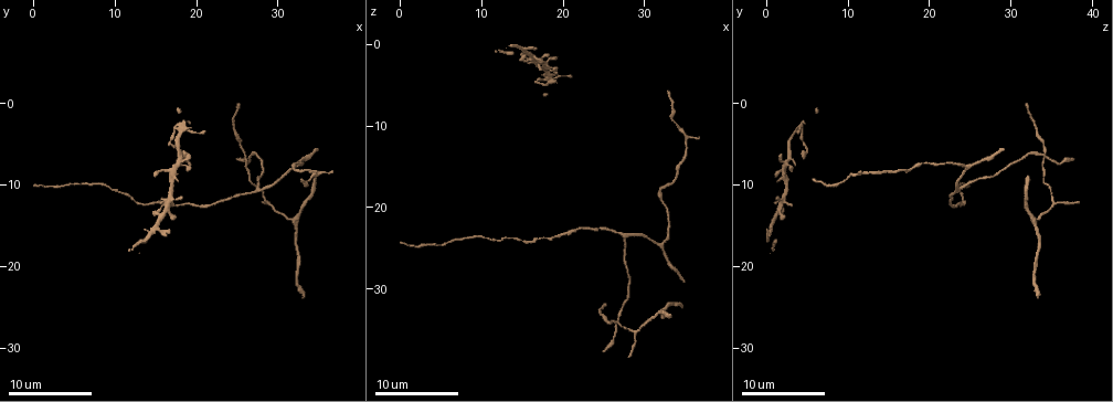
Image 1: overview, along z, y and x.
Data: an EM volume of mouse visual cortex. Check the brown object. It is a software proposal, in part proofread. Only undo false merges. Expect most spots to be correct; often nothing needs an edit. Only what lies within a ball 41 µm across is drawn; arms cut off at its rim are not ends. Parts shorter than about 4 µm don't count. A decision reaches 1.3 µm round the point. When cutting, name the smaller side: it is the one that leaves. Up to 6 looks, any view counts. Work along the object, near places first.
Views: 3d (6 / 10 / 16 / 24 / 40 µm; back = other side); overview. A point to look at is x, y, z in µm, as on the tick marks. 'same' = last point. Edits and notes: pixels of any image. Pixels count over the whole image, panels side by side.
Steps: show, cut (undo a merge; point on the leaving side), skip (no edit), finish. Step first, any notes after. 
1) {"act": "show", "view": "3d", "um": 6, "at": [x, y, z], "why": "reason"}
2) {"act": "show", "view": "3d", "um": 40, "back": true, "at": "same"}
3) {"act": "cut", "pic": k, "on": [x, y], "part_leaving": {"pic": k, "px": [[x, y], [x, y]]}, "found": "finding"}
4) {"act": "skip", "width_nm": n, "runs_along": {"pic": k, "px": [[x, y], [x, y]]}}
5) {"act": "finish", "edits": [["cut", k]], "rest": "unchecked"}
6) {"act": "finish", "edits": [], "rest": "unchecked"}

{"act": "show", "view": "3d", "um": 16, "at": [14.5, 12.0, 24.0], "why": "calibre changes"}

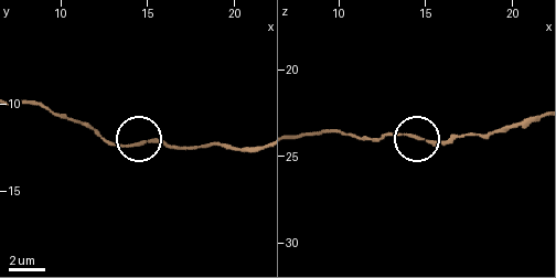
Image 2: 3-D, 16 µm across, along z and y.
{"act": "show", "view": "3d", "um": 6, "at": [14.7, 12.3, 23.9]}

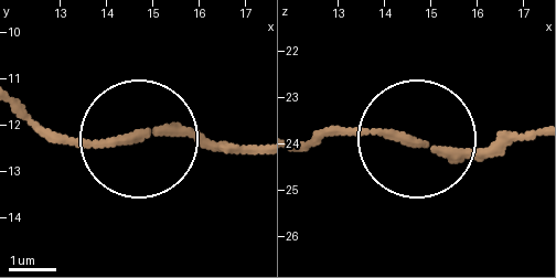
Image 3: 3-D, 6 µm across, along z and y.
{"act": "skip", "runs_along": {"pic": 3, "px": [[536, 128], [464, 152], [359, 128], [314, 136]]}, "found": "all the same cell"}

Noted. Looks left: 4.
{"act": "show", "view": "3d", "um": 6, "at": [19.5, 12.5, 23.0], "why": "thick turns thin"}

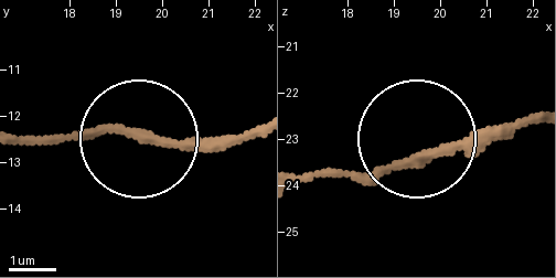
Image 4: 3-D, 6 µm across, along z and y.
{"act": "skip", "width_nm": 190, "found": "continuous, no second cell"}

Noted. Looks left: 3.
{"act": "show", "view": "3d", "um": 10, "at": [32.0, 8.0, 24.5], "why": "three arms meet"}

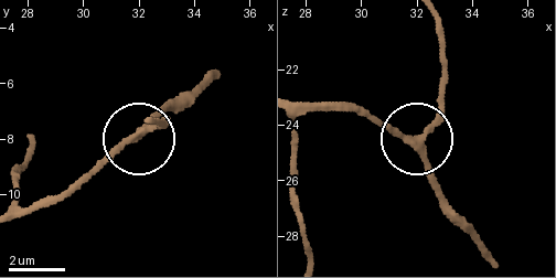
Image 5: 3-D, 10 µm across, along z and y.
{"act": "show", "view": "3d", "um": 10, "back": true, "at": [32.0, 7.9, 24.8]}

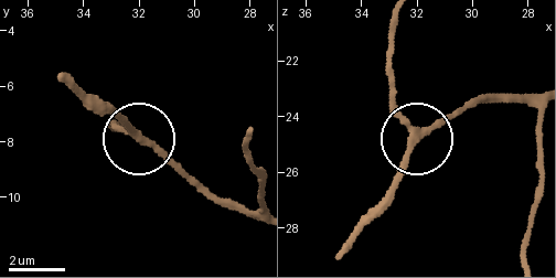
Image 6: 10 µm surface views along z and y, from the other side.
{"act": "skip", "arms": 3, "found": "all the same cell"}

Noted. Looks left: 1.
{"act": "finish", "edits": [], "rest": "unchecked"}

